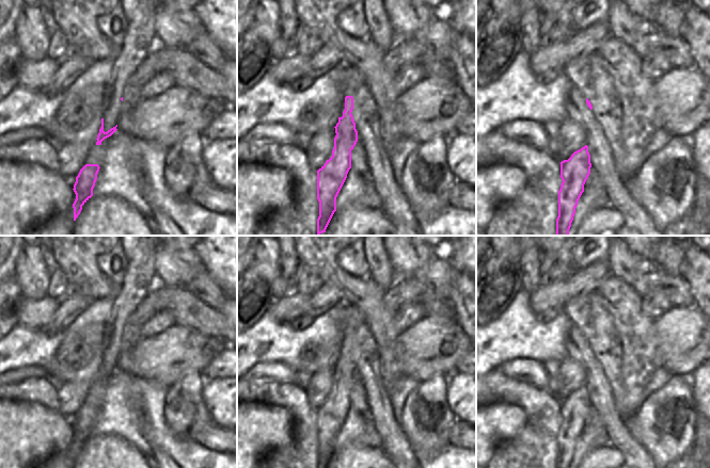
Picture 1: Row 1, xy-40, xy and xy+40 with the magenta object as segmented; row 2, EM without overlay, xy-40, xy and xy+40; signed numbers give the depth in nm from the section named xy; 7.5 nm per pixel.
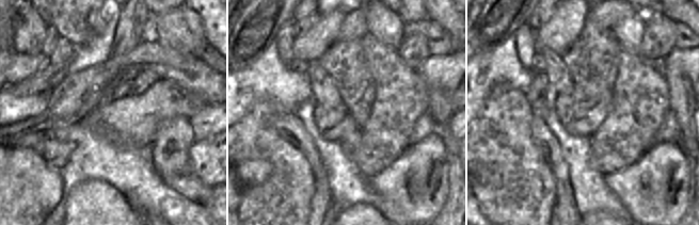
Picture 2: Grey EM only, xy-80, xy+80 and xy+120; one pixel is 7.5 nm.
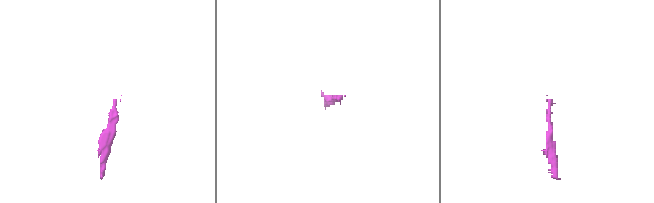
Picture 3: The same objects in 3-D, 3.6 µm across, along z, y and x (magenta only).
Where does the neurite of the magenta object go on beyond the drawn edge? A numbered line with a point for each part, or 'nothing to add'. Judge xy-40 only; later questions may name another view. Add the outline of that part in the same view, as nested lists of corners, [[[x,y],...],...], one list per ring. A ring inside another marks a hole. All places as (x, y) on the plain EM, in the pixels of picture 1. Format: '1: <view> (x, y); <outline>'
1: xy-40 (138, 279); [[[140,236],[140,242],[129,260],[125,274],[125,287],[114,298],[112,308],[112,332],[108,346],[104,351],[104,370],[107,371],[119,362],[125,348],[121,339],[127,319],[139,306],[153,287],[155,271],[155,236]]]

